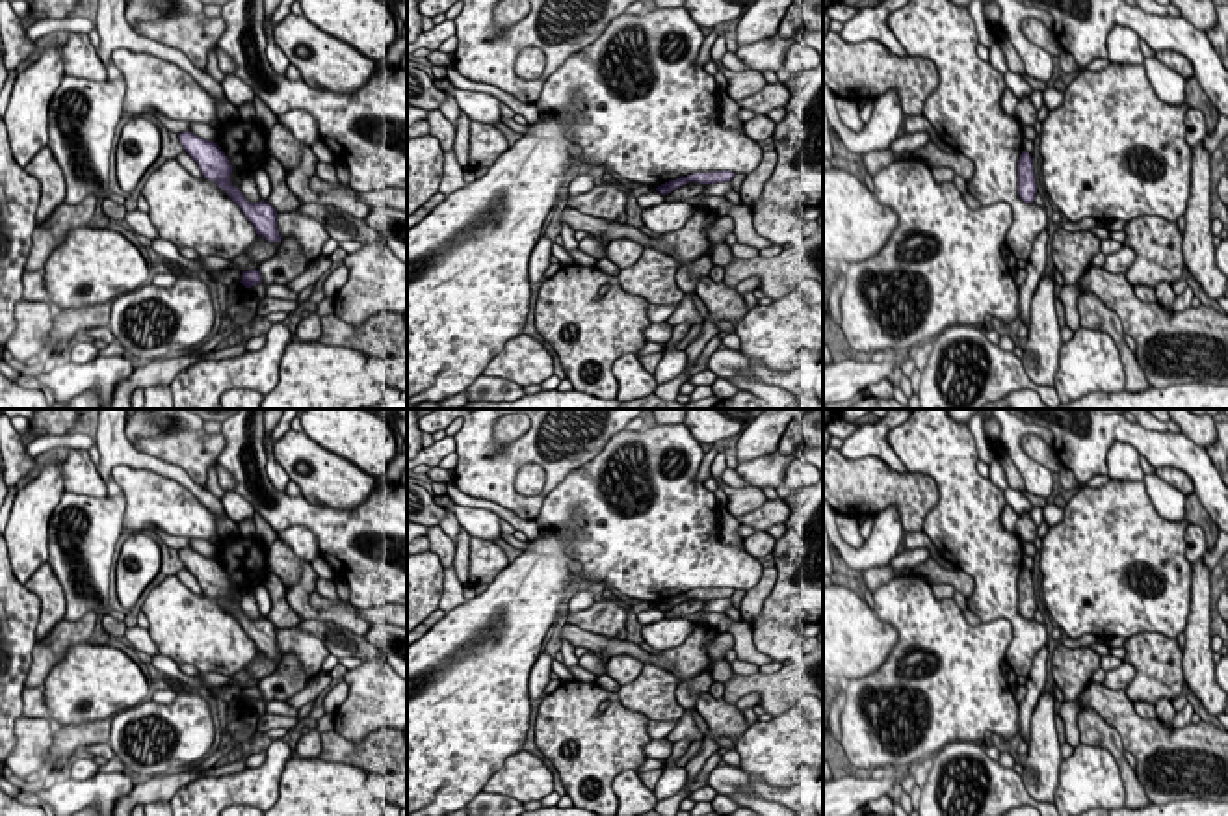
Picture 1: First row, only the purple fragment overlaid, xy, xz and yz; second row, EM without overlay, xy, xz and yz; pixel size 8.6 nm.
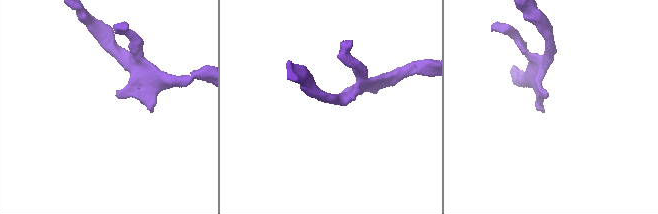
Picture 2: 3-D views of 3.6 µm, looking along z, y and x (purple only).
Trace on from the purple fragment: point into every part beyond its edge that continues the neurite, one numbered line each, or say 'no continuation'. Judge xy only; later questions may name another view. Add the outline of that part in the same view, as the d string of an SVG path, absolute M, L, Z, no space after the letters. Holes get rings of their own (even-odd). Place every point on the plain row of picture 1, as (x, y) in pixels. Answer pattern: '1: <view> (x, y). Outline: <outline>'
no continuation

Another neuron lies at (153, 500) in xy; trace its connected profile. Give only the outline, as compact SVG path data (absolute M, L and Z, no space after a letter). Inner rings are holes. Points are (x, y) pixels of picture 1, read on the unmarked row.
M126 465L115 467L111 480L126 496L121 535L158 528L188 539L217 537L217 517L178 481Z

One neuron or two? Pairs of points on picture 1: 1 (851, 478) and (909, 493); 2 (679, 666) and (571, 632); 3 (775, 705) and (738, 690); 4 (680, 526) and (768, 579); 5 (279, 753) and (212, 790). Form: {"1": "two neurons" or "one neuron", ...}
{"1": "one neuron", "2": "one neuron", "3": "one neuron", "4": "two neurons", "5": "one neuron"}

